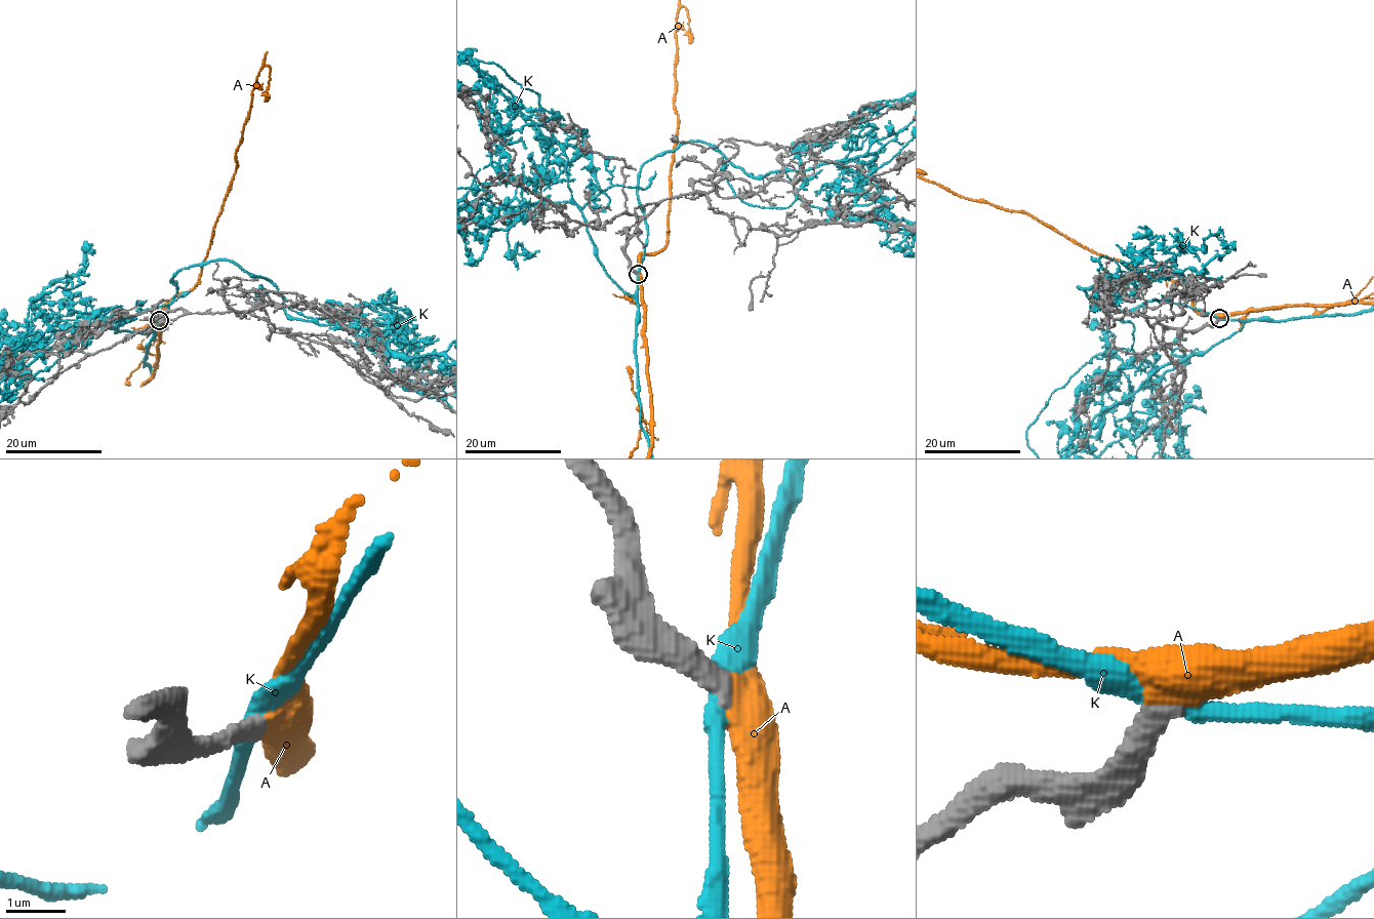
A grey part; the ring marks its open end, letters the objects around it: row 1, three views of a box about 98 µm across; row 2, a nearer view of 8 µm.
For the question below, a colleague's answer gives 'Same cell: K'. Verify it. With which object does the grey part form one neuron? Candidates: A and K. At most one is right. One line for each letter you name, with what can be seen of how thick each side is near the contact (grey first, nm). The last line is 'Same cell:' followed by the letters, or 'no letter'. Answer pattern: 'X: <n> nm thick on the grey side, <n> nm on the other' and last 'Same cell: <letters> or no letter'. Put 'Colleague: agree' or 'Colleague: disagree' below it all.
A: 360 nm thick on the grey side, 440 nm on the other
Same cell: A
Colleague: disagree

